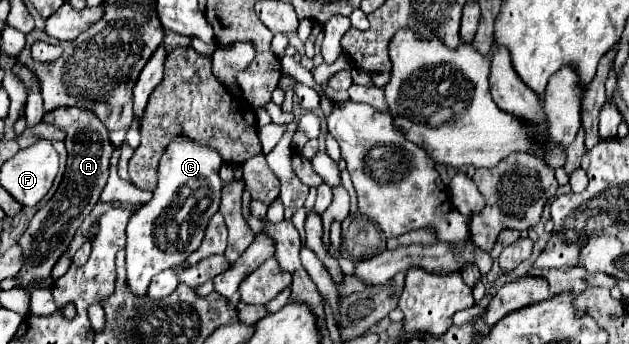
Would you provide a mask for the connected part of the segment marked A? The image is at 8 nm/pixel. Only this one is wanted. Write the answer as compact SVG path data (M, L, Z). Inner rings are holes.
M59 108L59 130L63 130L65 146L67 146L67 170L61 180L61 186L53 194L53 198L37 210L29 228L19 238L19 246L25 254L25 266L17 274L19 284L29 284L37 278L47 278L51 268L65 252L69 242L73 240L75 230L81 226L85 216L93 210L99 200L99 194L109 178L109 160L115 146L109 140L109 132L105 124L91 112L83 108Z

